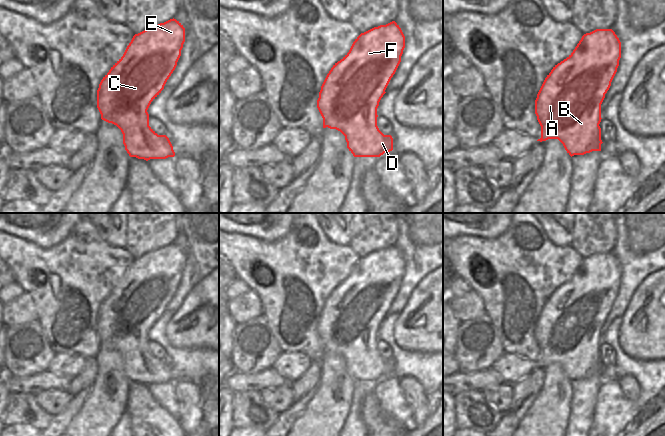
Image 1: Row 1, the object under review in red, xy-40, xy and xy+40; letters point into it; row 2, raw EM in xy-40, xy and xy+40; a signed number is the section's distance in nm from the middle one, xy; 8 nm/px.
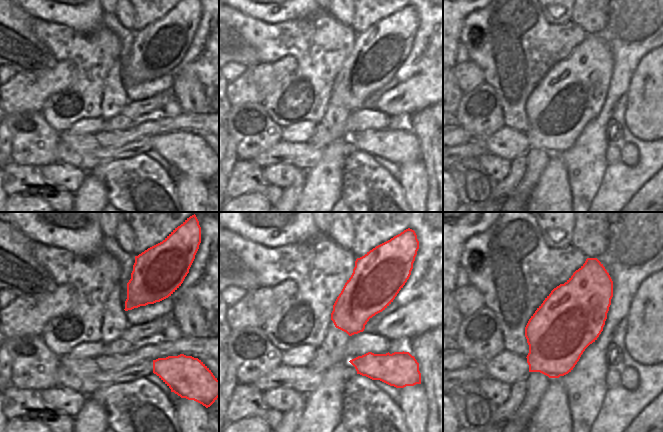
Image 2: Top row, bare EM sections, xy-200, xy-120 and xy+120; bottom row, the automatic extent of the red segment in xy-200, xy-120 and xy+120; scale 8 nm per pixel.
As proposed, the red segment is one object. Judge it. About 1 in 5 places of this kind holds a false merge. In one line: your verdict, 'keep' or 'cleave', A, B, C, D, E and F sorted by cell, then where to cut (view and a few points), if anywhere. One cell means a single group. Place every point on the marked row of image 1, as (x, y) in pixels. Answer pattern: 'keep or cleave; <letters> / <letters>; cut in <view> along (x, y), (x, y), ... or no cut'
keep; A B C D E F; no cut

